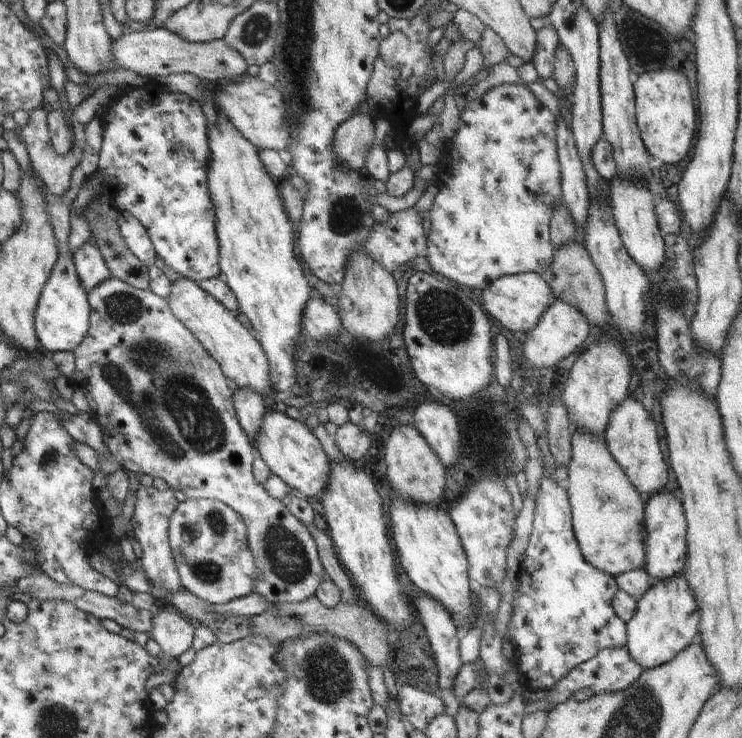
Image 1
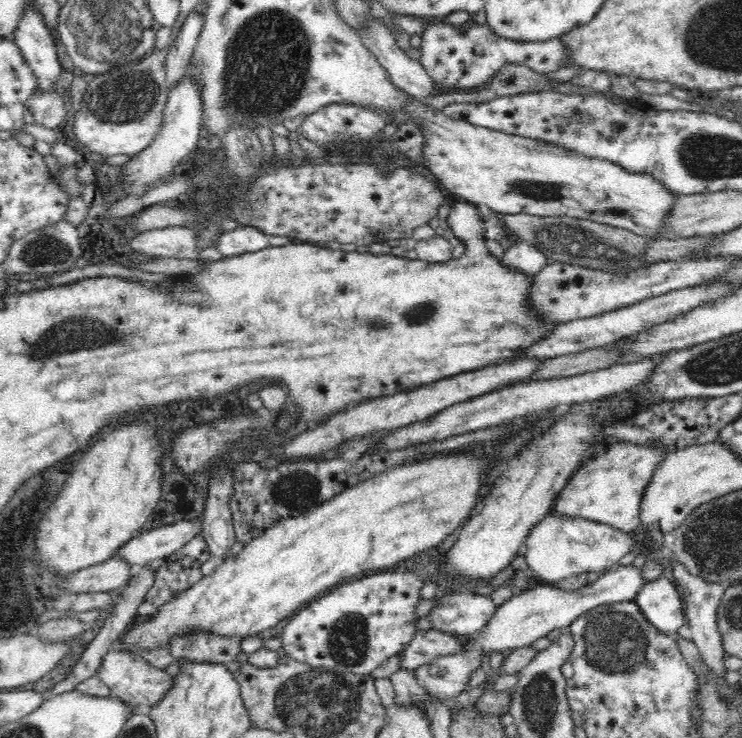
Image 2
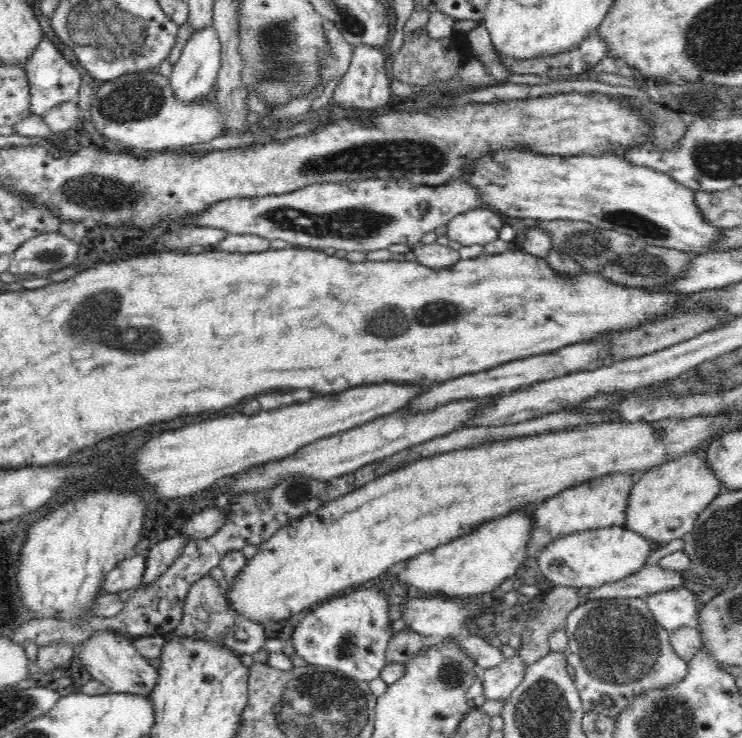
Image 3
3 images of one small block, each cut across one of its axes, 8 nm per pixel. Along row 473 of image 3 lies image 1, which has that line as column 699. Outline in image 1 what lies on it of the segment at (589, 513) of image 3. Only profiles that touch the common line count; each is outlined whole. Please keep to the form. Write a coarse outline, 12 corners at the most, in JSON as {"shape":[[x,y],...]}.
{"shape":[[684,576],[652,580],[626,623],[644,669],[700,638]]}

